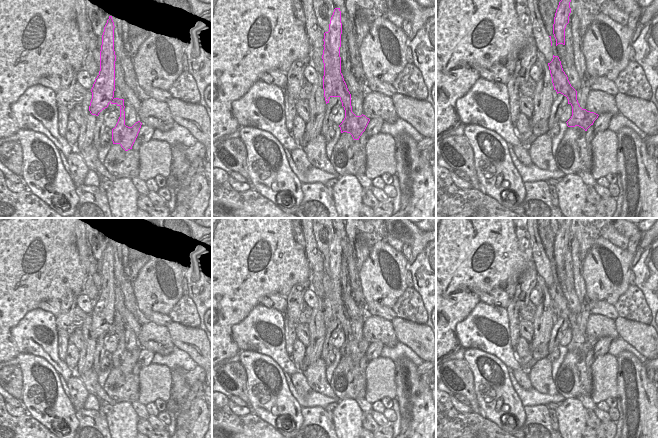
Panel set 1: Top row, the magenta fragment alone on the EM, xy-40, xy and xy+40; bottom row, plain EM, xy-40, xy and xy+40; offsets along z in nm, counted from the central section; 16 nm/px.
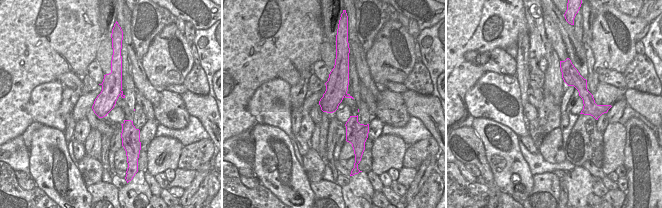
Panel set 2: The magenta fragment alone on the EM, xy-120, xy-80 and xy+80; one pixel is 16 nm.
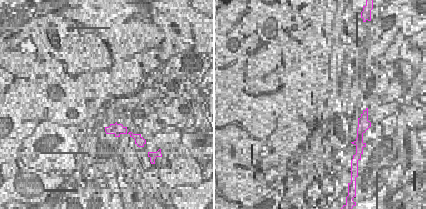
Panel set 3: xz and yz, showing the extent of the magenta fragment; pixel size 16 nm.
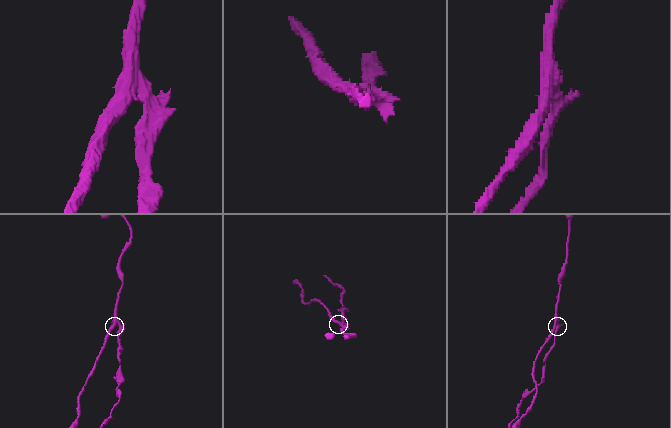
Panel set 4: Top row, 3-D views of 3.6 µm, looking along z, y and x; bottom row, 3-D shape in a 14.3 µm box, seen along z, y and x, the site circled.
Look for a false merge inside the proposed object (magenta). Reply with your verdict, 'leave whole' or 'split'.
split

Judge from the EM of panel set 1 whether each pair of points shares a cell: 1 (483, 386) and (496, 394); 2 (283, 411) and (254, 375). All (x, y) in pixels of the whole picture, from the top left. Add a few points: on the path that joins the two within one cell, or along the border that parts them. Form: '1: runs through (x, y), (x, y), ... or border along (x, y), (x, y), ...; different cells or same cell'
1: runs through (486, 386), (493, 391); same cell
2: runs through (274, 402), (263, 384); same cell

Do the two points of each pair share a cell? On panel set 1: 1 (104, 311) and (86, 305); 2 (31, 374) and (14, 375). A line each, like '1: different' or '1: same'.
1: same
2: different

